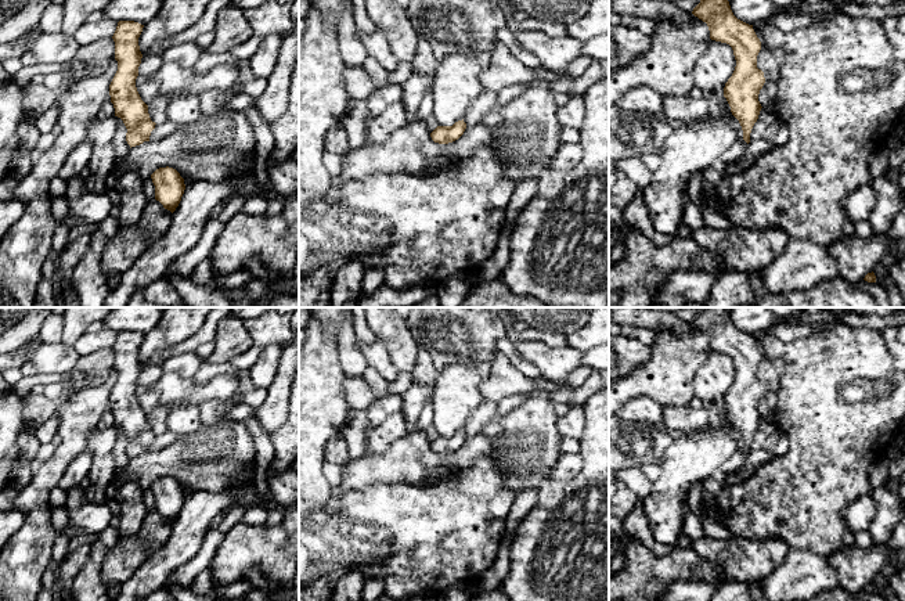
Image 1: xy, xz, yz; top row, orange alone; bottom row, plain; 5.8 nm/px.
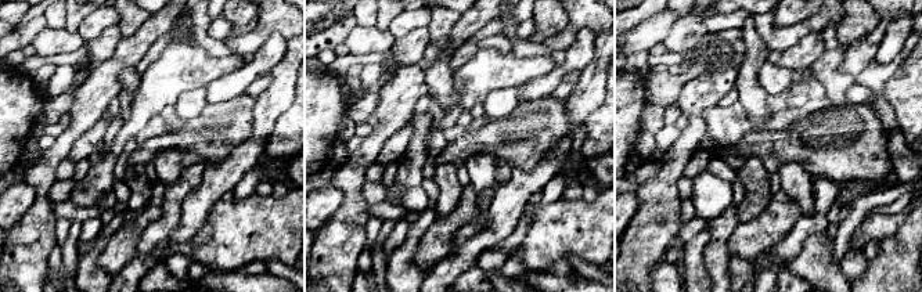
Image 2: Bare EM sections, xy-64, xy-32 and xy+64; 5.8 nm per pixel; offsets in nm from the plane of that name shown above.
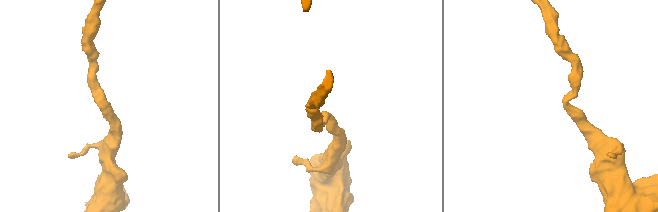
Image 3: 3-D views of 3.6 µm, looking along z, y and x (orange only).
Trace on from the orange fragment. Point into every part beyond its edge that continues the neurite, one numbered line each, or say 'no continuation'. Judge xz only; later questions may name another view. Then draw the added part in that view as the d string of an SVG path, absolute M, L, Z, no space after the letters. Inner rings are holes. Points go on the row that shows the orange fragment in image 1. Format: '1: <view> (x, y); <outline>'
no continuation

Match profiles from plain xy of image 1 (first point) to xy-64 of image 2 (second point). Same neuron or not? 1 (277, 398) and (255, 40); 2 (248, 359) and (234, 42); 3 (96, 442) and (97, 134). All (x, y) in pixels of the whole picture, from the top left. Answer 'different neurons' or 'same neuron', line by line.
1: different neurons
2: same neuron
3: different neurons

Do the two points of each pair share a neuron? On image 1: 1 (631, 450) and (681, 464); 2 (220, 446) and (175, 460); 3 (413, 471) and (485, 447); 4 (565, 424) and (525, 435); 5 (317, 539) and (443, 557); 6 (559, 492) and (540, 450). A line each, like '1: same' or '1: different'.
1: different
2: same
3: same
4: different
5: same
6: different

